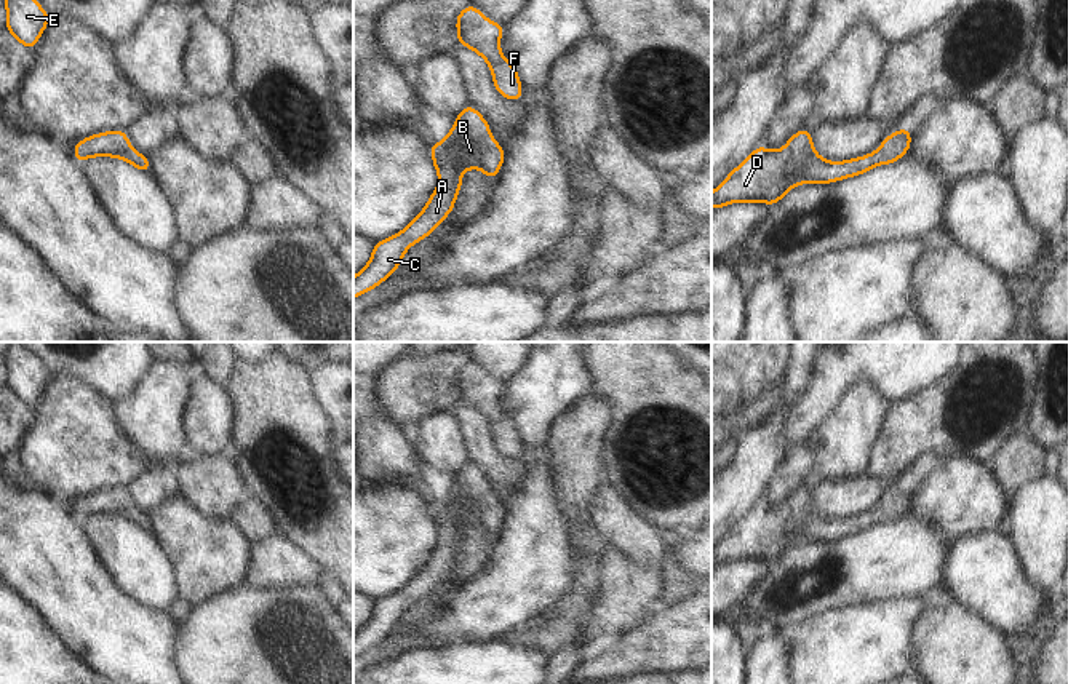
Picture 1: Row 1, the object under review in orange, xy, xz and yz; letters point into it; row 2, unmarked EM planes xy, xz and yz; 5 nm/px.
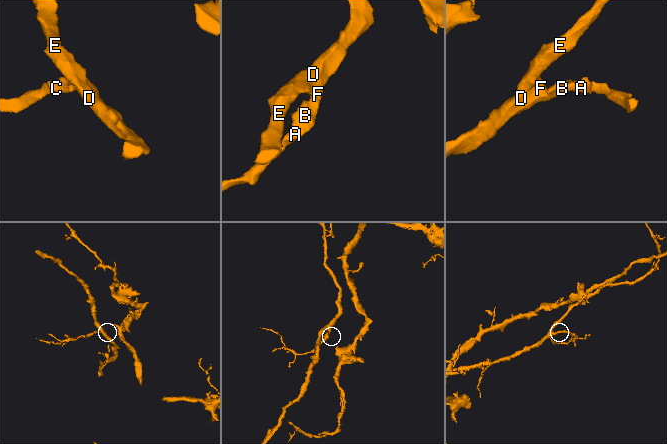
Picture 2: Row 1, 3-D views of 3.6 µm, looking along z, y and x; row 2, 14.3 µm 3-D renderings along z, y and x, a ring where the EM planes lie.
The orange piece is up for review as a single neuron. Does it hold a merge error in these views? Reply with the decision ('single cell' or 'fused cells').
single cell

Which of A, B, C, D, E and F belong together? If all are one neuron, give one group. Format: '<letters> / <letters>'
A B C D E F

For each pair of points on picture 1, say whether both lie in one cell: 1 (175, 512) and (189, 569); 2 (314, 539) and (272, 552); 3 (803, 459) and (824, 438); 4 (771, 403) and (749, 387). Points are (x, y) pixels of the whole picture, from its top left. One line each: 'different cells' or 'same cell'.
1: same cell
2: different cells
3: different cells
4: different cells

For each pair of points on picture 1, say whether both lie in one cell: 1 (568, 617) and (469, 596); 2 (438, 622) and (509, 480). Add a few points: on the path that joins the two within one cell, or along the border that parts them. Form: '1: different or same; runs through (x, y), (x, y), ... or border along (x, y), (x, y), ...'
1: different; border along (571, 587), (539, 614)
2: different; border along (523, 469), (518, 488), (504, 505)

